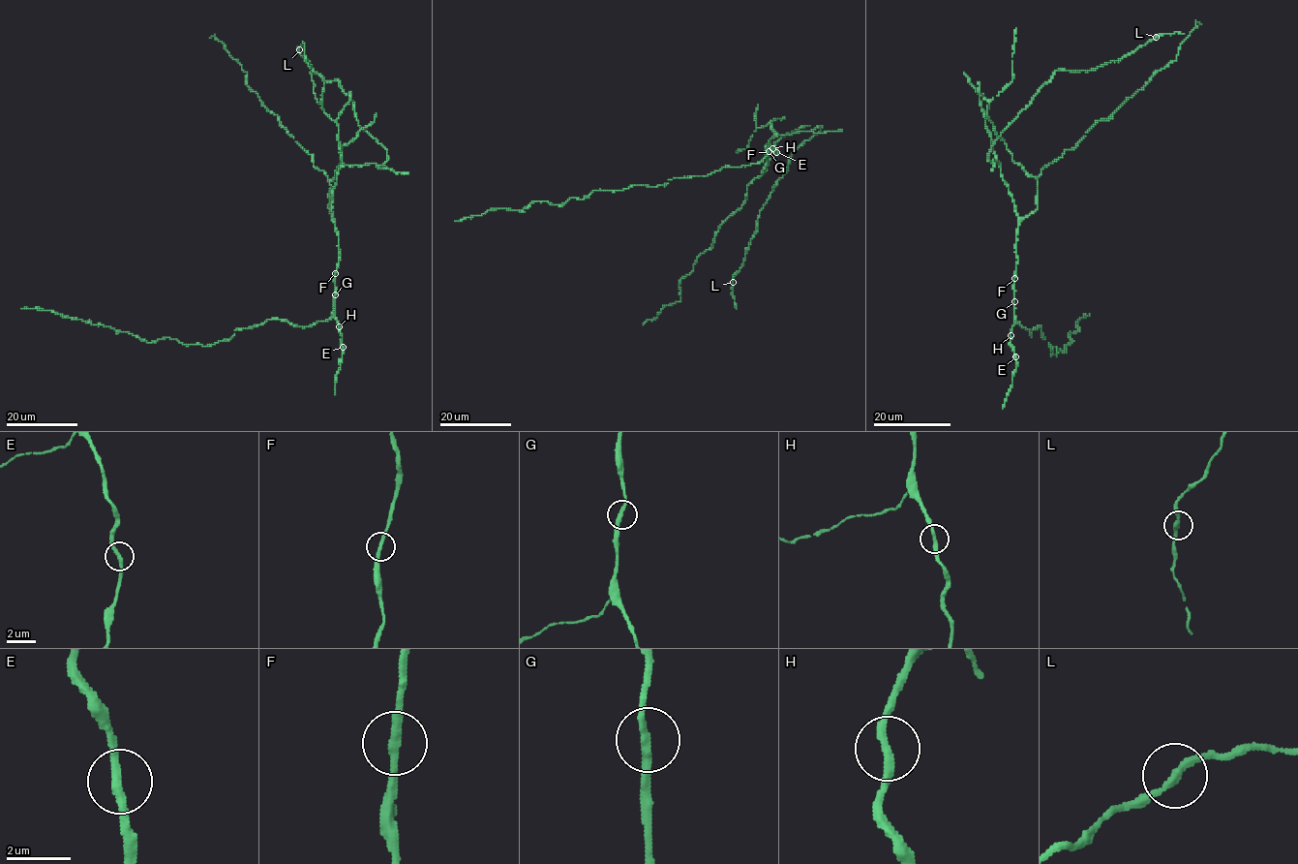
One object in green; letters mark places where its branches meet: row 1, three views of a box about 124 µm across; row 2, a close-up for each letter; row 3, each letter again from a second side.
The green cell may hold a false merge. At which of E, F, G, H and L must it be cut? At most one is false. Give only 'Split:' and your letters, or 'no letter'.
Split: no letter

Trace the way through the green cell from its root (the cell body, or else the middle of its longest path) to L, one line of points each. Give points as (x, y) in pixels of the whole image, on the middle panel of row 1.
L: (771, 153), (766, 146), (776, 136), (822, 127), (792, 152), (759, 211), (733, 282)

